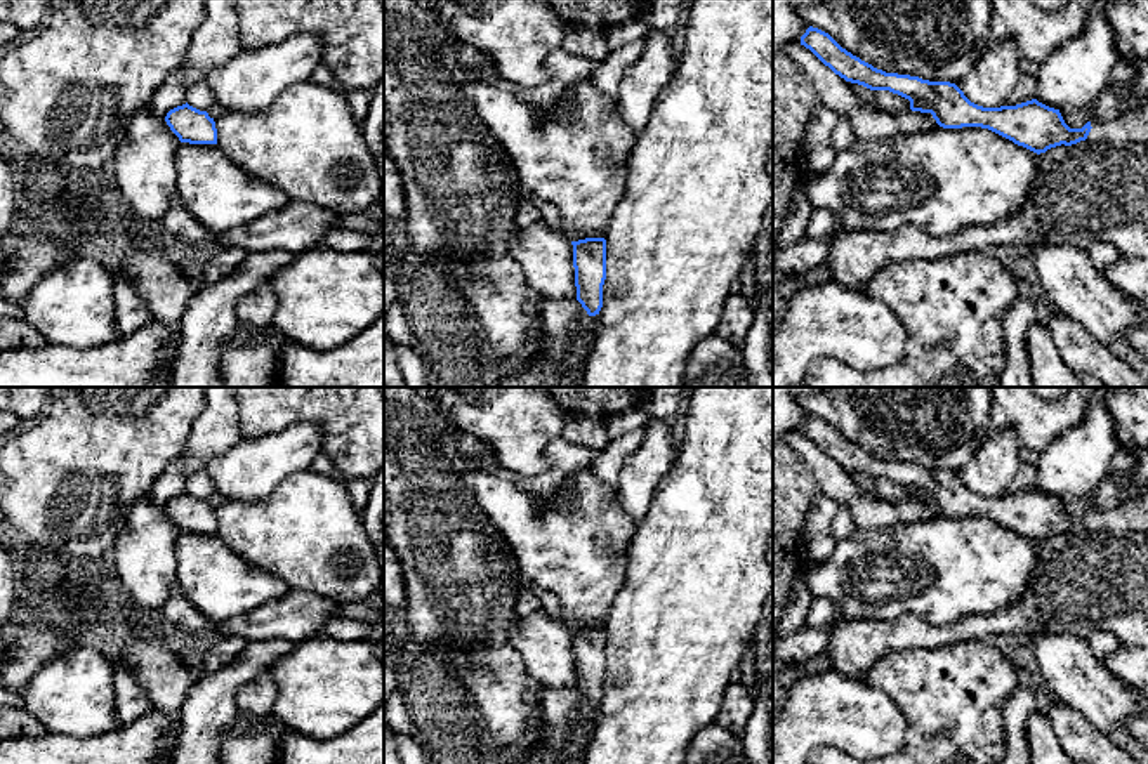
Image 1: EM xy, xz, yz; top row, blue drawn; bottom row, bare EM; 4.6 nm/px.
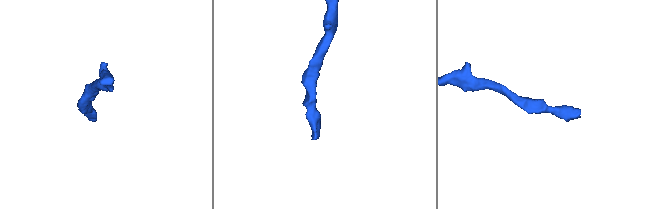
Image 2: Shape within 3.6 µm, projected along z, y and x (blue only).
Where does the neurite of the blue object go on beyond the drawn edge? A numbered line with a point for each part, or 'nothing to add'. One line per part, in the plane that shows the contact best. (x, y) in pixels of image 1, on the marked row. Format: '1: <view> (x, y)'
1: yz (1114, 120)

